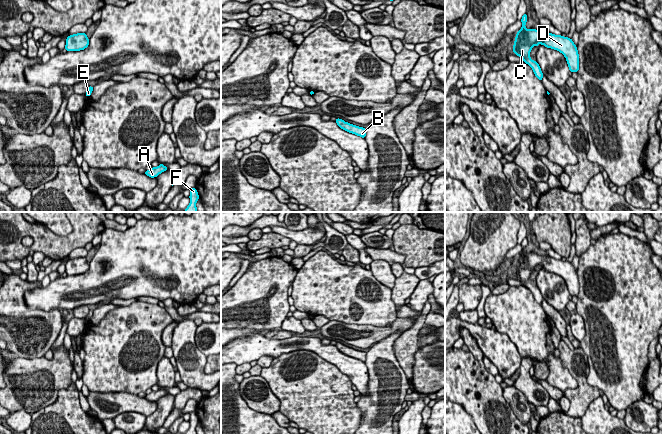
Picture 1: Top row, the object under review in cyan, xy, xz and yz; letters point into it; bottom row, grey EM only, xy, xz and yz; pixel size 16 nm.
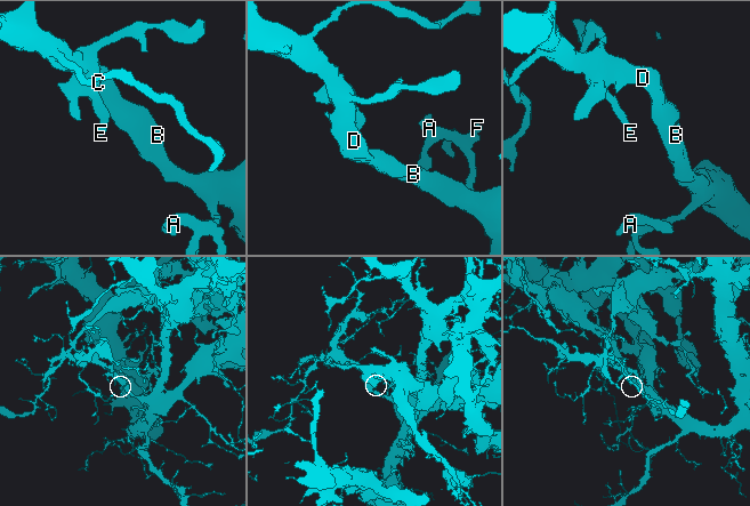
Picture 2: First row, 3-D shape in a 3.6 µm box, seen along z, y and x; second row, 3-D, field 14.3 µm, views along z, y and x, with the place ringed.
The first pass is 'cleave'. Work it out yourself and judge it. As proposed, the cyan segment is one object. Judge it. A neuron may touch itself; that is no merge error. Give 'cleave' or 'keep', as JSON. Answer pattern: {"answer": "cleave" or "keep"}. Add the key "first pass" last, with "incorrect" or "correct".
{"answer": "keep", "first pass": "incorrect"}

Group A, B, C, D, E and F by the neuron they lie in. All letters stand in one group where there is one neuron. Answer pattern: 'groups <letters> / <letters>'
groups A B C D E F

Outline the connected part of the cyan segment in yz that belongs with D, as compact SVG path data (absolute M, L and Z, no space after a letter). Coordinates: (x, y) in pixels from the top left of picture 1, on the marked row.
M527 13L522 16L521 22L523 25L516 34L513 53L521 57L523 61L533 69L535 76L540 81L544 75L540 69L539 64L536 61L533 61L529 54L534 46L539 46L541 44L547 48L552 48L561 52L567 60L569 70L571 72L578 72L579 55L577 47L575 46L572 39L563 37L561 35L548 33L545 29L542 29L541 31L536 29L527 29L525 27L527 22Z

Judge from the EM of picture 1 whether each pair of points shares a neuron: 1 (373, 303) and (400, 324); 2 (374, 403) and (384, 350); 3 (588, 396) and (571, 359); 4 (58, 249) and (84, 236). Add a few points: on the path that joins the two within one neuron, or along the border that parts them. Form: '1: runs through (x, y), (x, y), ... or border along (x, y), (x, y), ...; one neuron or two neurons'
1: border along (397, 318), (384, 326), (371, 325); two neurons
2: runs through (383, 390), (383, 363); one neuron
3: runs through (583, 387), (579, 368); one neuron
4: runs through (64, 245), (78, 238); one neuron

